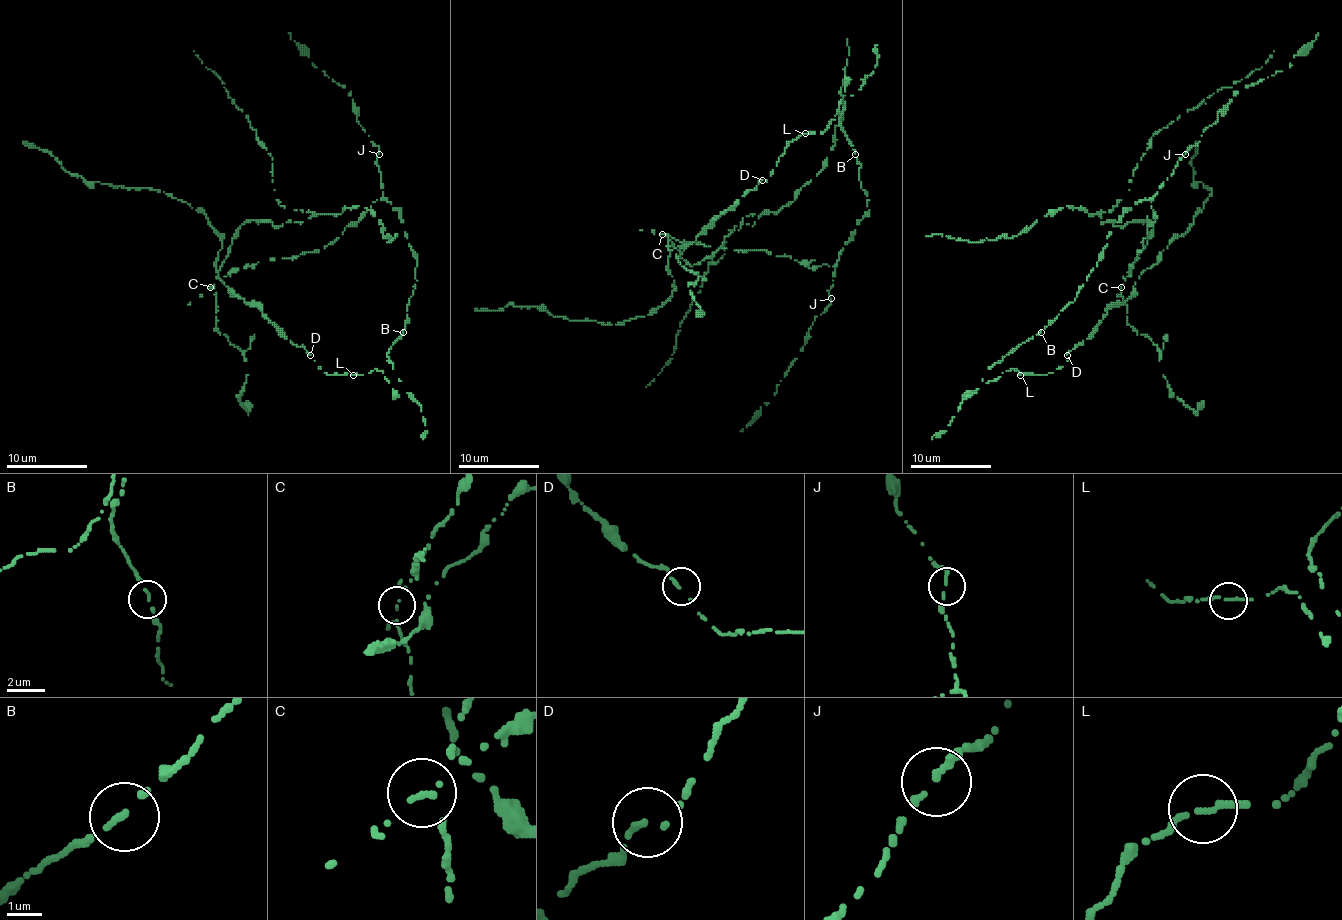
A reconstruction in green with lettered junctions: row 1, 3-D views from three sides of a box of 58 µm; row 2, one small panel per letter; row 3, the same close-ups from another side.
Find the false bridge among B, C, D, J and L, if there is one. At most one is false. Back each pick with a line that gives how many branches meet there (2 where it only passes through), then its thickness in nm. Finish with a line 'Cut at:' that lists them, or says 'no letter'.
C: Branches: 1. Thickness 170 nm
Cut at: C

